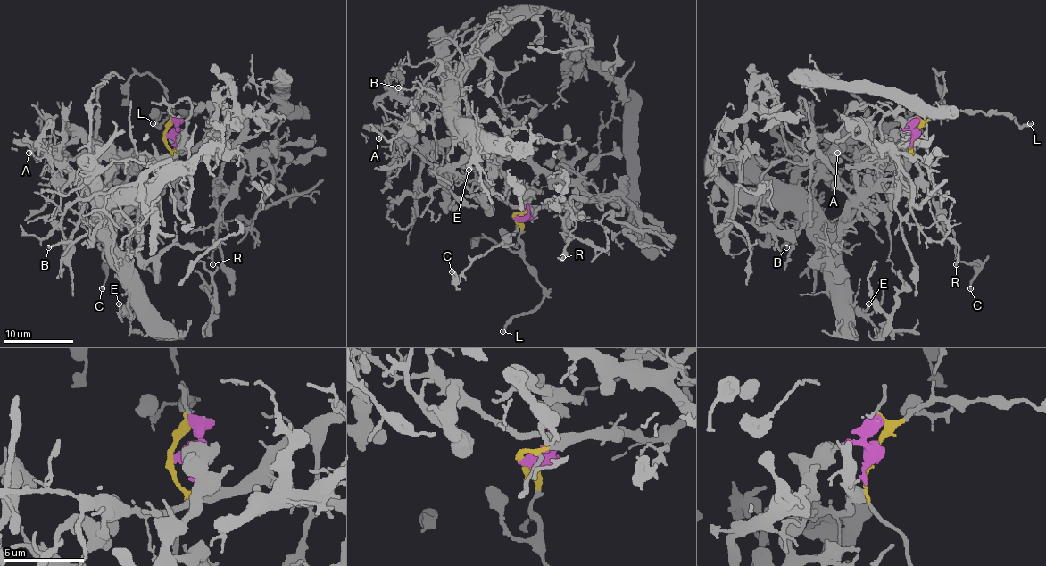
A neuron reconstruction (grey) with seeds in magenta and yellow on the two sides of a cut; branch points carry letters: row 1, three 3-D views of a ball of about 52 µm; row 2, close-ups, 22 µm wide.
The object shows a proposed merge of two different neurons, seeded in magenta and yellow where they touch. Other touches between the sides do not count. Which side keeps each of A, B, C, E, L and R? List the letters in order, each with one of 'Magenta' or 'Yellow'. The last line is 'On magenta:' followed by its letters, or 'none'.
A: Magenta
B: Magenta
C: Yellow
E: Magenta
L: Yellow
R: Yellow
On magenta: A, B, E

